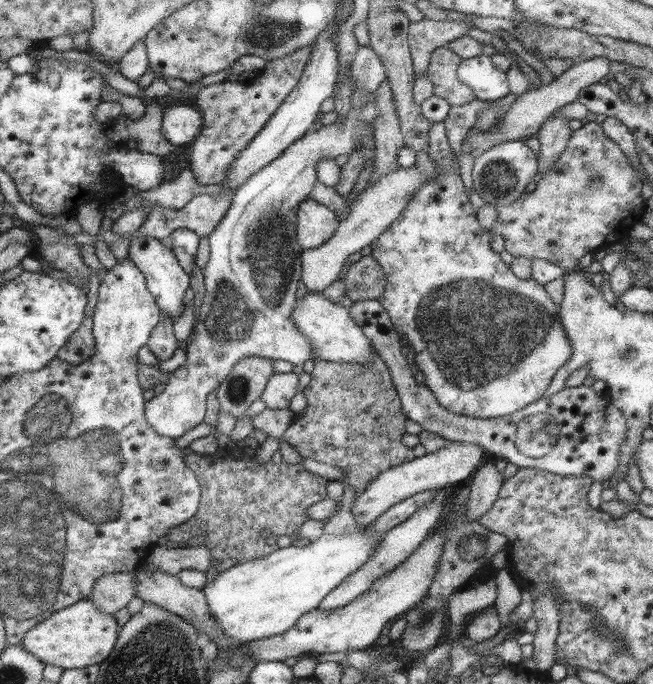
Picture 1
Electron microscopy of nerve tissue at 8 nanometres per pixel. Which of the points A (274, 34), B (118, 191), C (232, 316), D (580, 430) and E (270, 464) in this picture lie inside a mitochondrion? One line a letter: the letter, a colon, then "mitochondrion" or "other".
A: mitochondrion
B: other
C: mitochondrion
D: other
E: other

